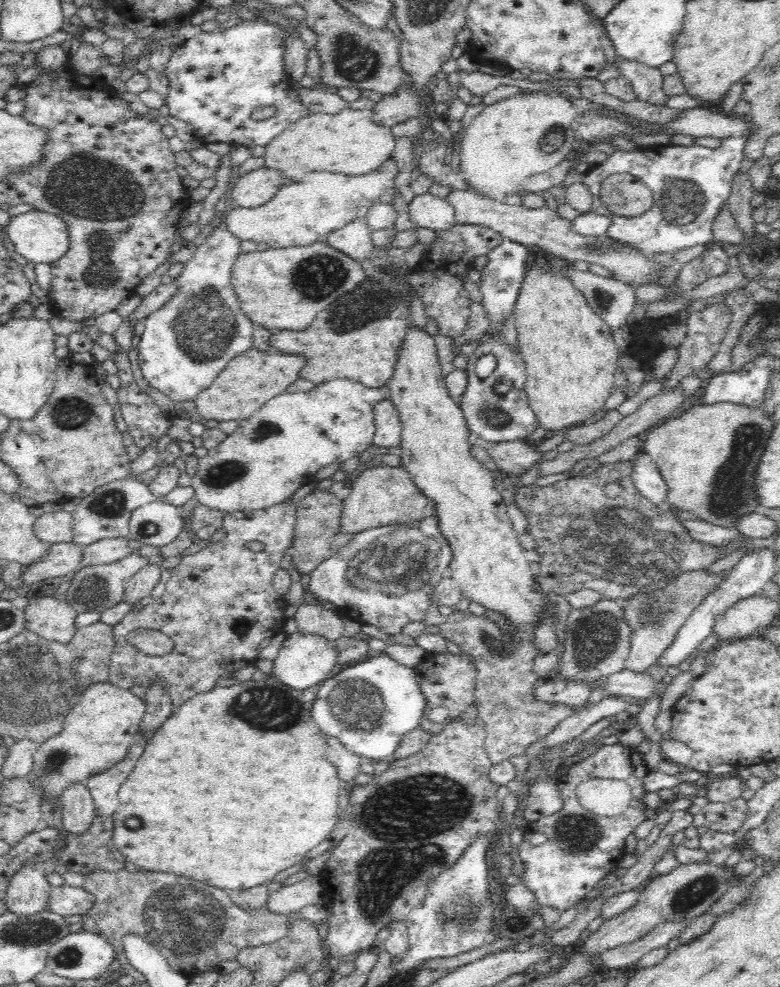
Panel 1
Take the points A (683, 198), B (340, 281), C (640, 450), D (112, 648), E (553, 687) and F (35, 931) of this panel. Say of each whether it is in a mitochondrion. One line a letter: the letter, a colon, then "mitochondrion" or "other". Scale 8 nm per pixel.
A: mitochondrion
B: mitochondrion
C: other
D: other
E: other
F: mitochondrion

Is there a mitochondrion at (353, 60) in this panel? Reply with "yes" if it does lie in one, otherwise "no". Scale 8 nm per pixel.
yes

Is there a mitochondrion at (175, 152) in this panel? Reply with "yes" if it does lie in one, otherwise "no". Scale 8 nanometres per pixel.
no

